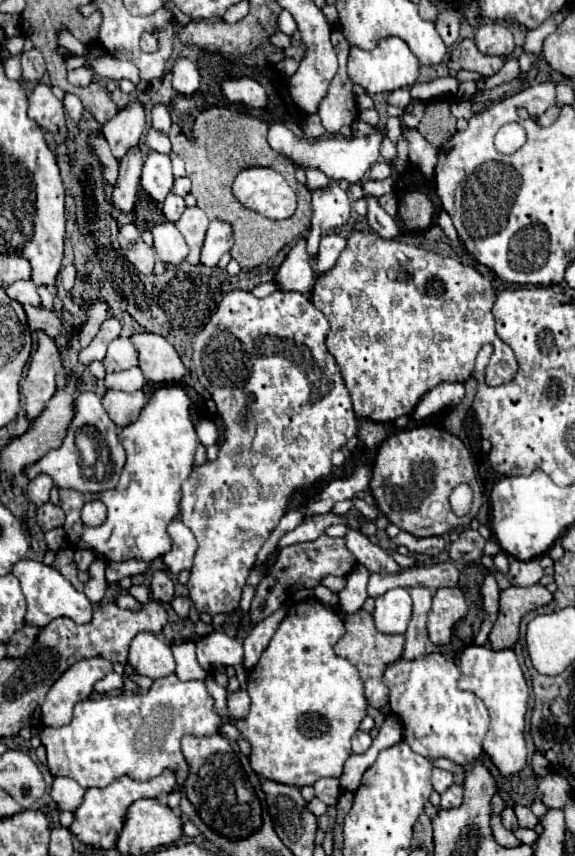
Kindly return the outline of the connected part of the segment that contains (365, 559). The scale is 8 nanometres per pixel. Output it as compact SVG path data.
M349 528L347 536L347 548L351 550L351 554L369 570L369 572L383 572L383 574L399 574L403 572L403 568L377 544L371 544L367 536L363 536L361 532Z

